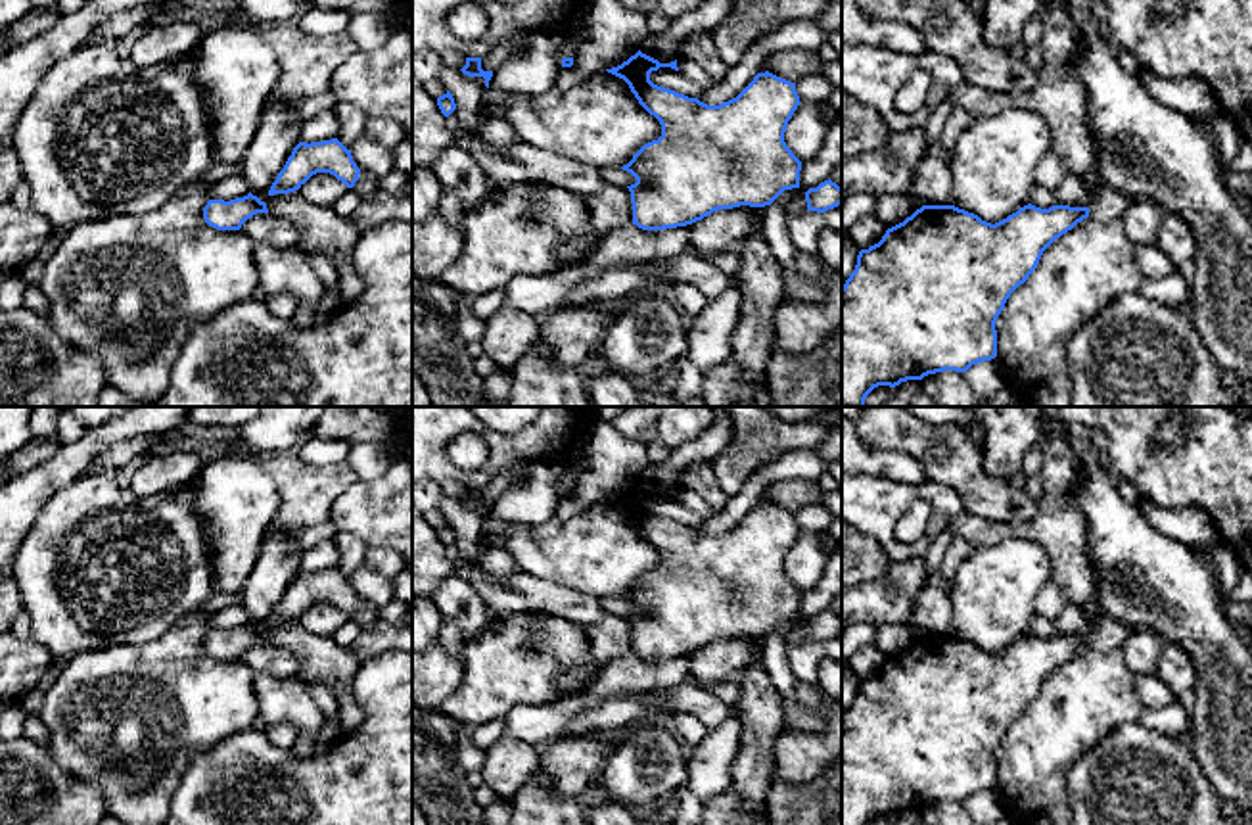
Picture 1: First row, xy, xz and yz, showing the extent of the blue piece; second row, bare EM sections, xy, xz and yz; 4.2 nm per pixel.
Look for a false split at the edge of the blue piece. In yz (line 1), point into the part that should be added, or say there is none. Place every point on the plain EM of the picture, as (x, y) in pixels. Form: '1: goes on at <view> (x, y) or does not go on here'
1: does not go on here

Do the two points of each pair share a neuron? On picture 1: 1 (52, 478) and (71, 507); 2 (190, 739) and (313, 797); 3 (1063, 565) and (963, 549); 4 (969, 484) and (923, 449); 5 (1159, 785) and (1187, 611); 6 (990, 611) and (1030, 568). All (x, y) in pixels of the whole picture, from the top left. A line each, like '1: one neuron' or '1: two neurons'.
1: two neurons
2: two neurons
3: two neurons
4: one neuron
5: two neurons
6: one neuron

